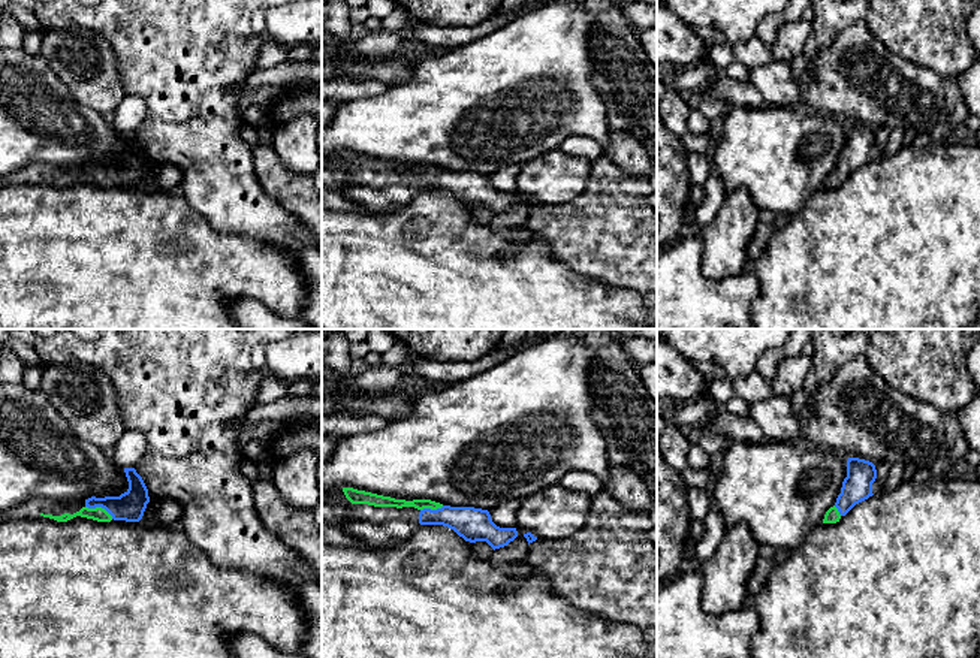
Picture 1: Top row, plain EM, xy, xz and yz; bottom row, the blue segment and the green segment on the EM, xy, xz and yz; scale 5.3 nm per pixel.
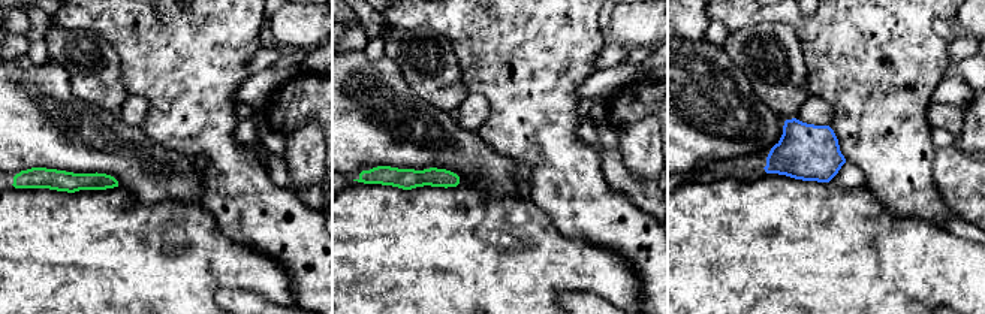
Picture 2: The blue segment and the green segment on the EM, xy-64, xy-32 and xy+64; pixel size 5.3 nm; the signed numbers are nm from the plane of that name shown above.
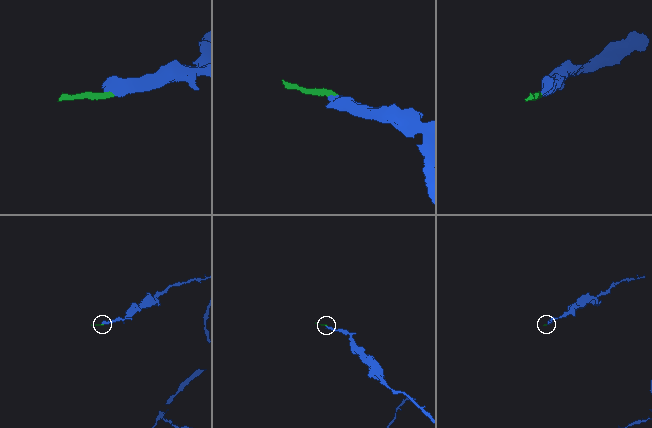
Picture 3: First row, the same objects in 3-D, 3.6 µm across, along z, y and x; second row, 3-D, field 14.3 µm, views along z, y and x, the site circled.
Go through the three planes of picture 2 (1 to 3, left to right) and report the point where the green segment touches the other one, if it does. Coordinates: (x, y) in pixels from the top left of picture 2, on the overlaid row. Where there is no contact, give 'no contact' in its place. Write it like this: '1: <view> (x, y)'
1: no contact
2: no contact
3: no contact

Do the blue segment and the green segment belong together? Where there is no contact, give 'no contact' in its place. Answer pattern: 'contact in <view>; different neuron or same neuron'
contact in xy; same neuron

